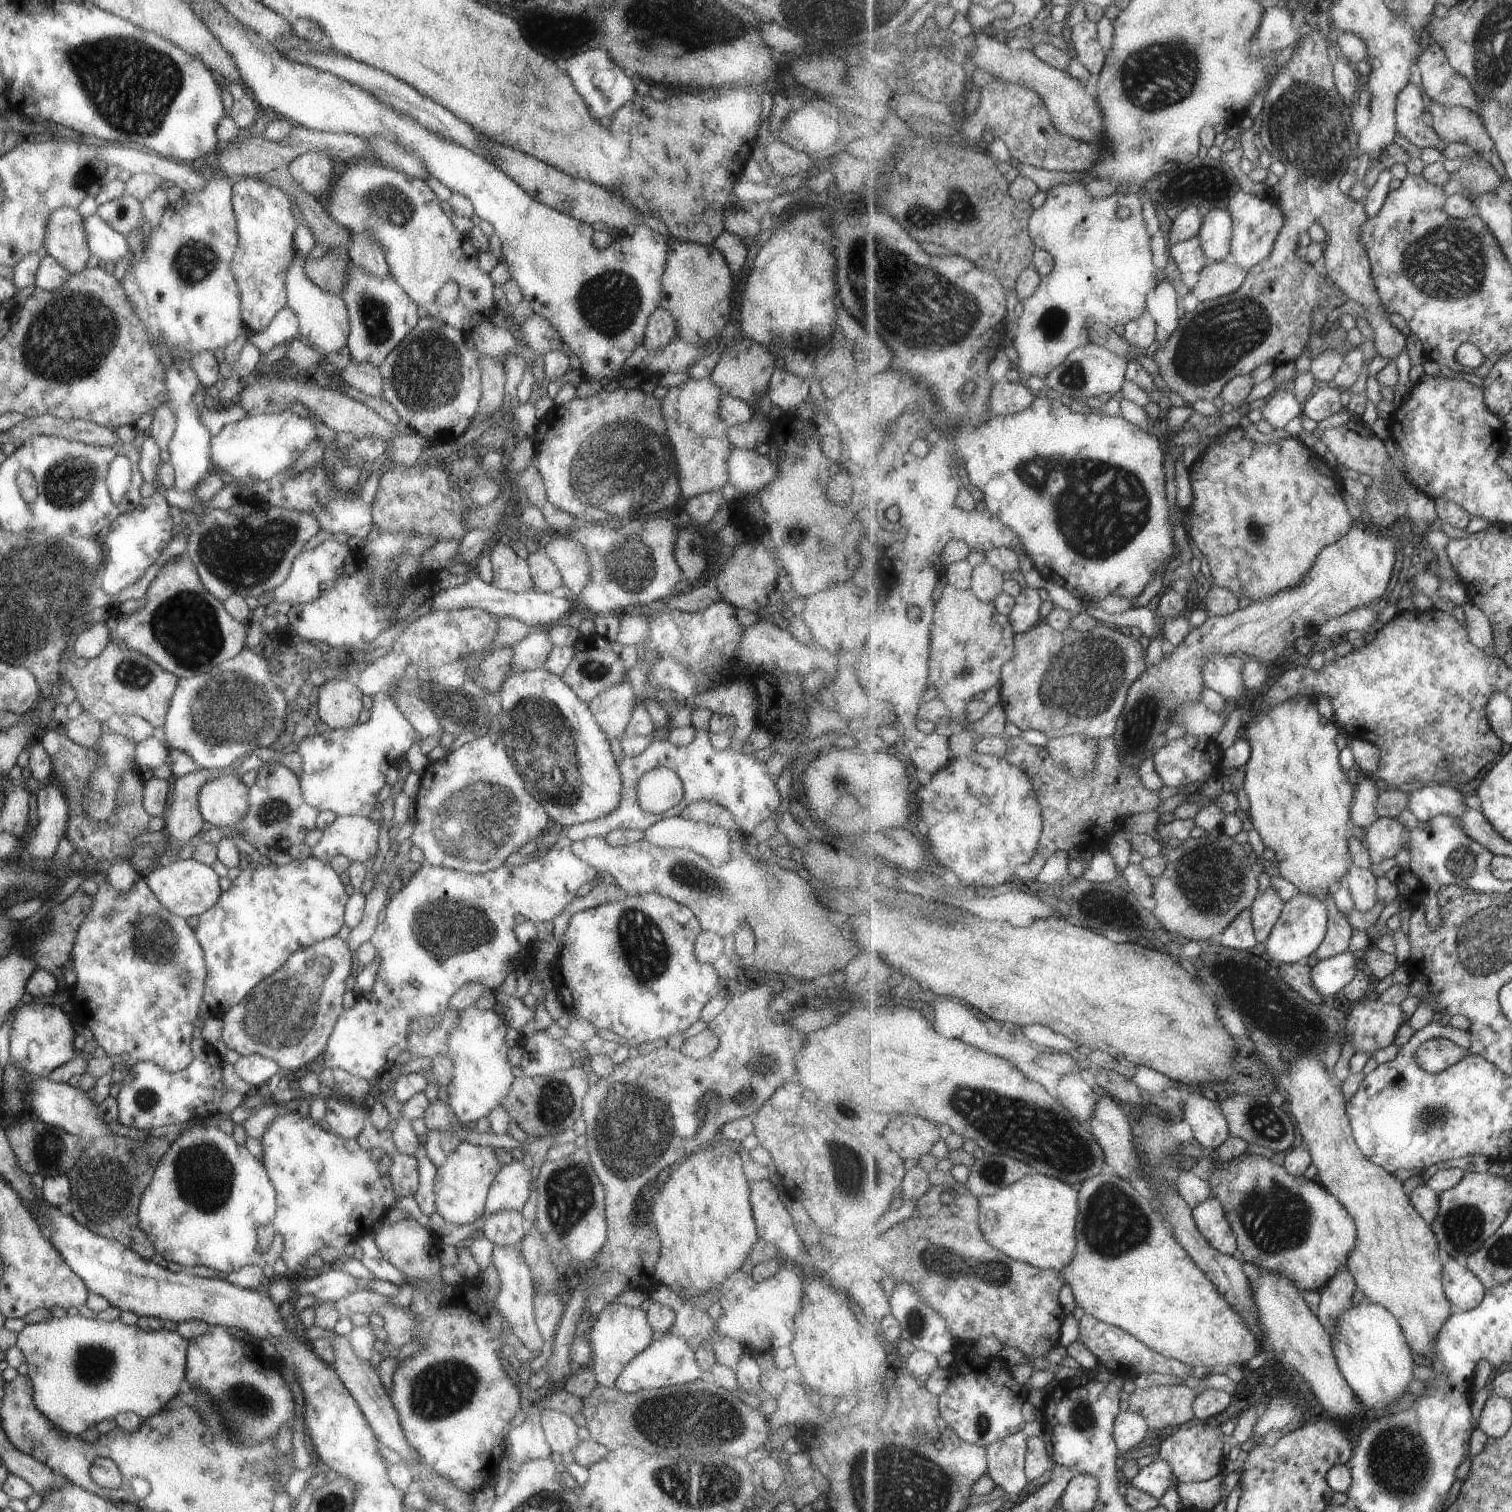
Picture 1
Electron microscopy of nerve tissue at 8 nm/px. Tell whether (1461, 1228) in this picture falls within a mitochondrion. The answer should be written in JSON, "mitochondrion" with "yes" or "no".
{"mitochondrion":"yes"}

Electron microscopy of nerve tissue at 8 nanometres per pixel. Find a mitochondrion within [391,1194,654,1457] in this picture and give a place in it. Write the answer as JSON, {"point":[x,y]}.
{"point":[442,1389]}

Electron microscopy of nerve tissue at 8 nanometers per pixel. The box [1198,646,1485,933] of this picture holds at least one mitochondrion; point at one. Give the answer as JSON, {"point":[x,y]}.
{"point":[1462,864]}

